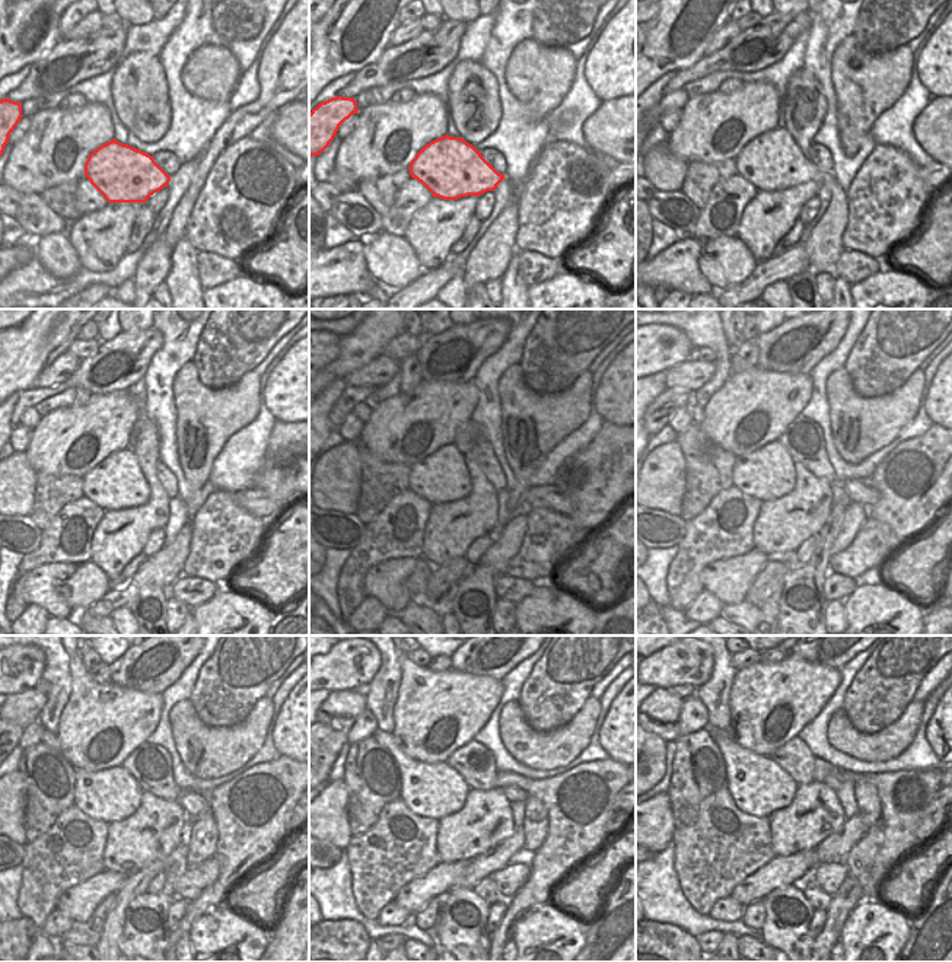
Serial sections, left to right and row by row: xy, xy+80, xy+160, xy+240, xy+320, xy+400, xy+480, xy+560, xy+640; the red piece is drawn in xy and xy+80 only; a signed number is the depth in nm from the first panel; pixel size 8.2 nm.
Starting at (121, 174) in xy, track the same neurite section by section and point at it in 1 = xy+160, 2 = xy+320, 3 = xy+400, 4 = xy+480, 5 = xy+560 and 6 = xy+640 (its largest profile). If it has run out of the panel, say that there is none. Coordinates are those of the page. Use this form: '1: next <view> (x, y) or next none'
1: next xy+160 (771, 161)
2: next xy+320 (442, 477)
3: next xy+400 (767, 472)
4: next xy+480 (111, 795)
5: next xy+560 (435, 790)
6: next xy+640 (760, 786)

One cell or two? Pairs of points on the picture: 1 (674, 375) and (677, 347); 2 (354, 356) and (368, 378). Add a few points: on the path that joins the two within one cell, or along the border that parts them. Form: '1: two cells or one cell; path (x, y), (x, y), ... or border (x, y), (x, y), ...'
1: two cells; border (688, 357), (666, 370)
2: two cells; border (381, 353), (343, 378)

